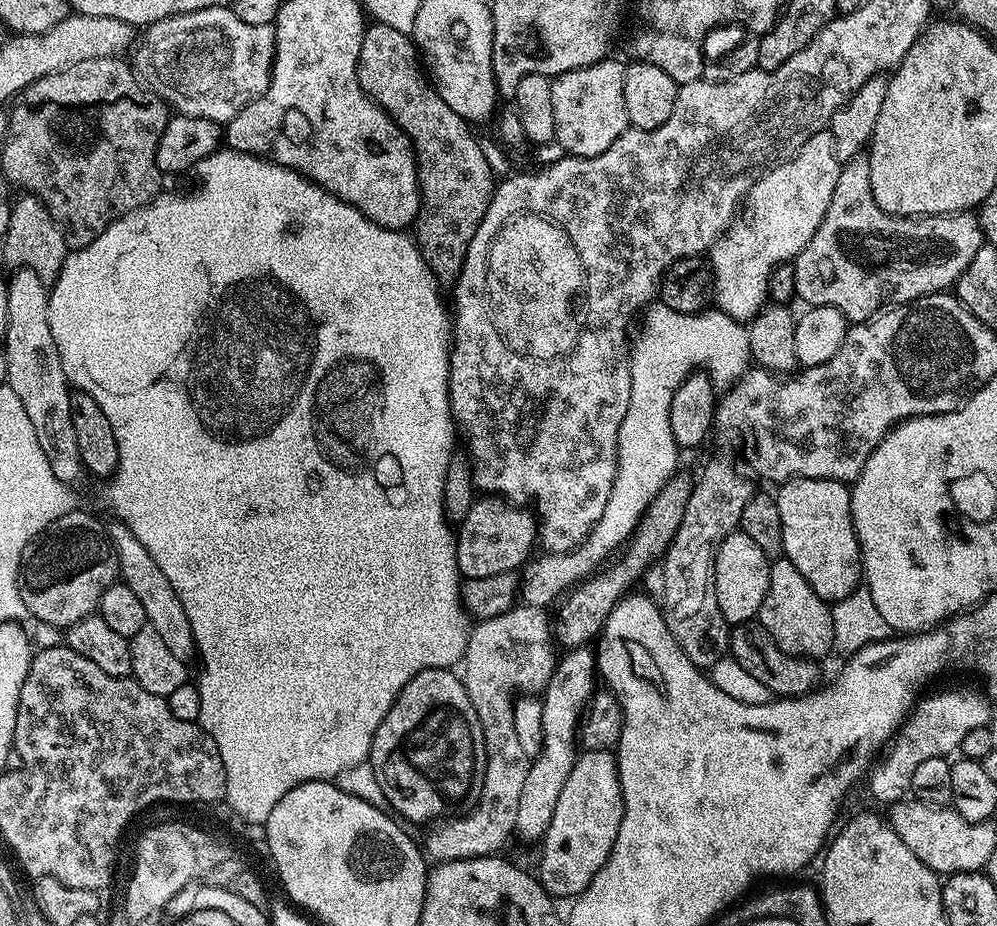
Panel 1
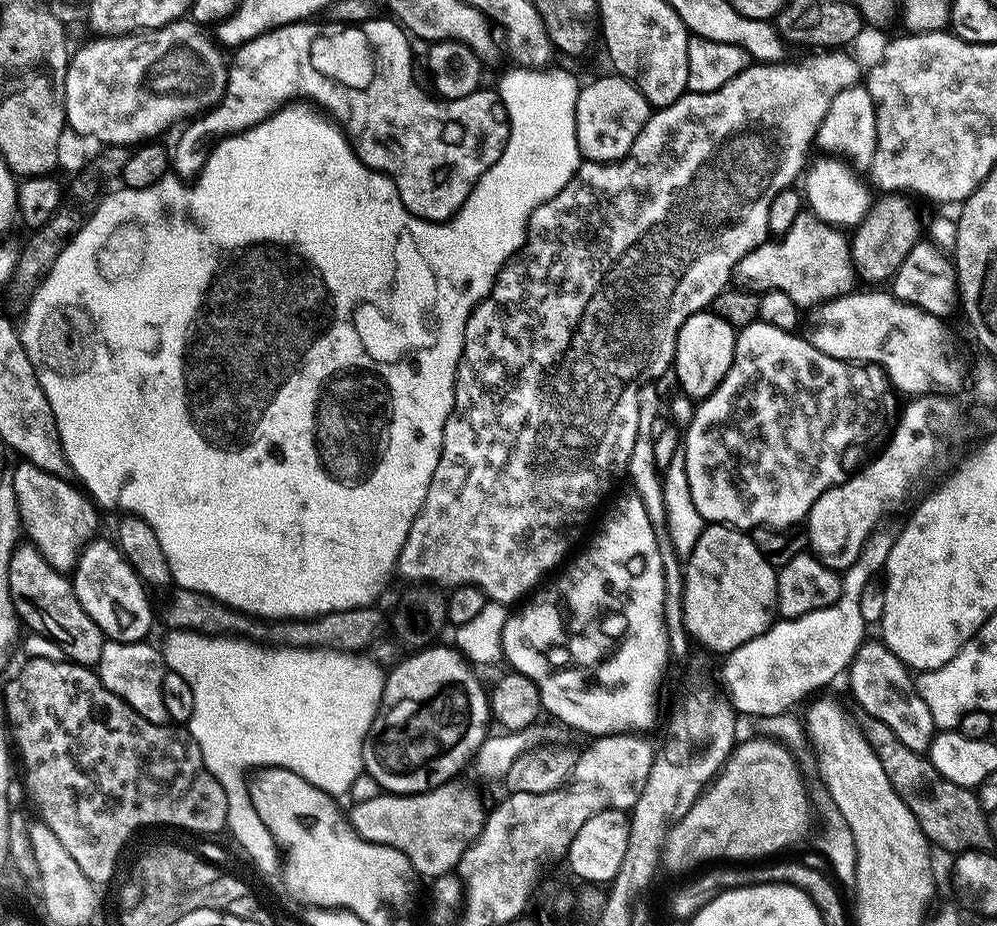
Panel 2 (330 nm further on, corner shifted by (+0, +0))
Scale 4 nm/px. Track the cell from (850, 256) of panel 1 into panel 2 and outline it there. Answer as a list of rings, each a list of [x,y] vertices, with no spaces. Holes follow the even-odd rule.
[[[817,220],[814,224],[793,224],[783,238],[779,239],[780,248],[765,248],[763,244],[757,246],[764,256],[756,256],[756,260],[768,260],[772,256],[772,264],[768,264],[768,272],[764,272],[764,280],[772,280],[772,284],[780,284],[782,294],[790,294],[794,302],[801,310],[807,310],[817,304],[823,304],[825,300],[834,300],[837,296],[847,293],[853,287],[854,269],[850,257],[850,244],[843,231],[827,224],[820,228],[823,223]]]

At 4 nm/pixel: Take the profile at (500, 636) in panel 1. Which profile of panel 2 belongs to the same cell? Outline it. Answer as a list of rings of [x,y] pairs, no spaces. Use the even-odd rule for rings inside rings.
[[[449,782],[441,788],[433,788],[430,792],[418,792],[414,796],[399,794],[381,794],[366,802],[351,805],[350,827],[366,842],[385,844],[394,850],[402,850],[406,858],[410,858],[412,869],[421,877],[435,878],[451,873],[459,865],[462,854],[480,836],[486,819],[486,807],[476,792],[463,792],[458,784]]]

